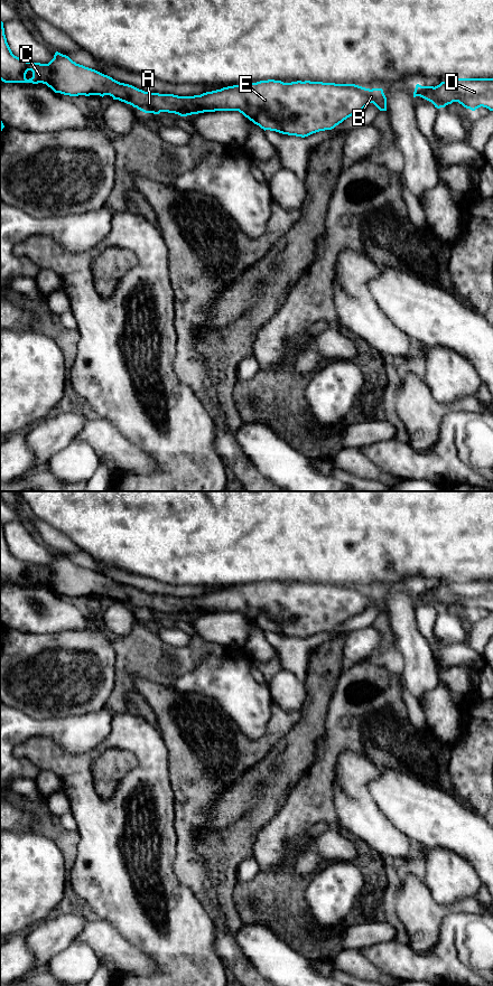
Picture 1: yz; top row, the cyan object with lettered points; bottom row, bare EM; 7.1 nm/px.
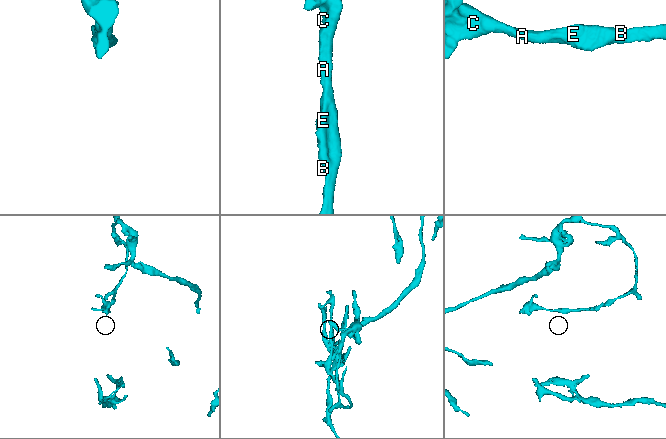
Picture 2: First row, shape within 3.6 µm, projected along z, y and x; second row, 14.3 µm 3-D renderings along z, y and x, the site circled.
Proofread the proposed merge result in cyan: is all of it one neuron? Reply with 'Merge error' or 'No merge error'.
No merge error

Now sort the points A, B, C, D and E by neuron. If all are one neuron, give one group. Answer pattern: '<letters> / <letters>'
A B C D E

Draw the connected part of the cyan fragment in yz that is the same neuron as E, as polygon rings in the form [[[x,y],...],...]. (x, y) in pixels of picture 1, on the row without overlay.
[[[0,523],[0,581],[4,584],[43,584],[55,594],[69,598],[110,597],[145,614],[175,614],[180,618],[215,612],[239,612],[261,630],[282,636],[308,638],[332,631],[347,619],[360,614],[370,604],[387,612],[387,599],[382,590],[365,590],[355,585],[335,585],[310,582],[283,584],[268,581],[243,586],[233,586],[194,598],[149,594],[132,586],[120,584],[95,571],[76,565],[58,553],[48,565],[24,562],[15,557],[7,544],[3,524]]]

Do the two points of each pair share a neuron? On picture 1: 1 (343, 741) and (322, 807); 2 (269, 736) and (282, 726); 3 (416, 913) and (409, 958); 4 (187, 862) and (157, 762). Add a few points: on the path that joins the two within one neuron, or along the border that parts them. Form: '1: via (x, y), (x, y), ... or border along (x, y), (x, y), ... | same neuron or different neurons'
1: via (326, 758), (322, 771), (322, 790) | same neuron
2: via (272, 734), (279, 728) | same neuron
3: border along (437, 940), (427, 952), (417, 952), (408, 944) | different neurons
4: border along (173, 794), (174, 829), (177, 845) | different neurons

